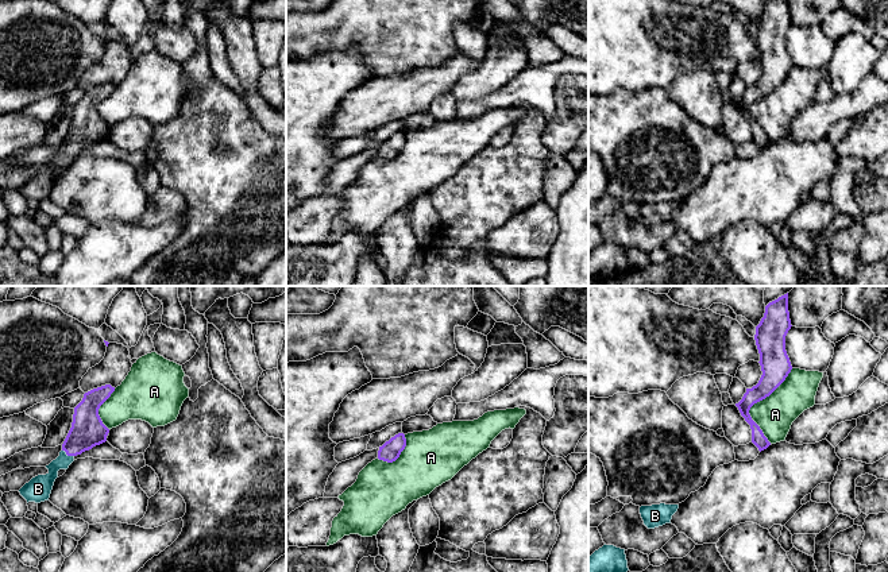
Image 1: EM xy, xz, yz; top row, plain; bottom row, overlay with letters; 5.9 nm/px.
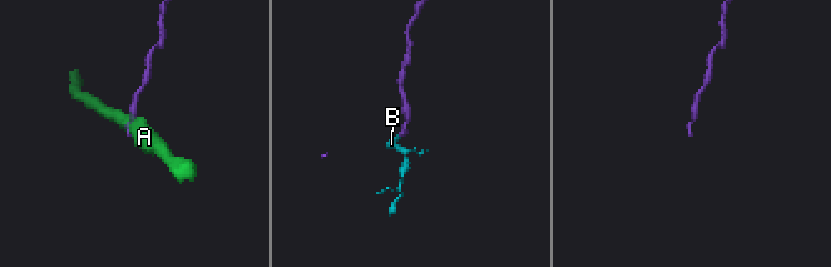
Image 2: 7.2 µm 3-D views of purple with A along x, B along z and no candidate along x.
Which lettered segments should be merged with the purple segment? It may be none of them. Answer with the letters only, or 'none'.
B

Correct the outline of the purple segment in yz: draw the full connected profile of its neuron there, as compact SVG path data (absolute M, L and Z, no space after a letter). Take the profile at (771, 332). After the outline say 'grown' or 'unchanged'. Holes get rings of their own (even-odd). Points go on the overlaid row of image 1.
M787 293L765 306L764 317L756 326L754 340L762 375L758 383L746 389L742 399L736 403L741 416L750 425L752 442L760 452L767 449L771 442L752 420L749 410L754 403L769 397L791 372L792 366L785 351L785 336L791 326Z; unchanged

